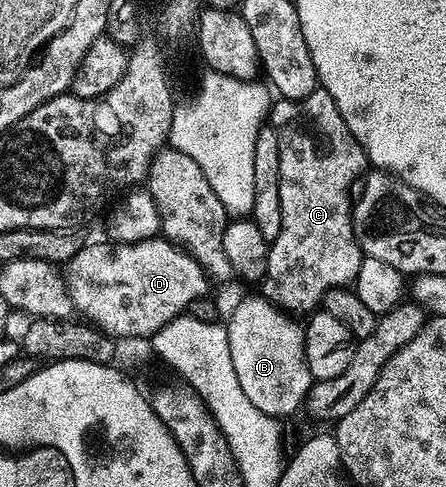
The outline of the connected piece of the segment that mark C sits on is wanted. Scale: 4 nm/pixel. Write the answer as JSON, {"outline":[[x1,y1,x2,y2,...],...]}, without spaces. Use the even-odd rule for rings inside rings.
{"outline":[[317,88,310,92,310,96,297,102,277,101,270,111,270,122,280,131,278,168,282,232,278,232,278,236,268,248,268,273,262,279,262,294,281,312,287,312,292,316,308,316,323,303,331,290,351,287,360,271,362,255,352,228,352,193,358,179,365,173,369,160,364,154,362,144,358,144,350,128,346,128,346,120,342,120,338,104,334,104,330,92,322,88]]}

